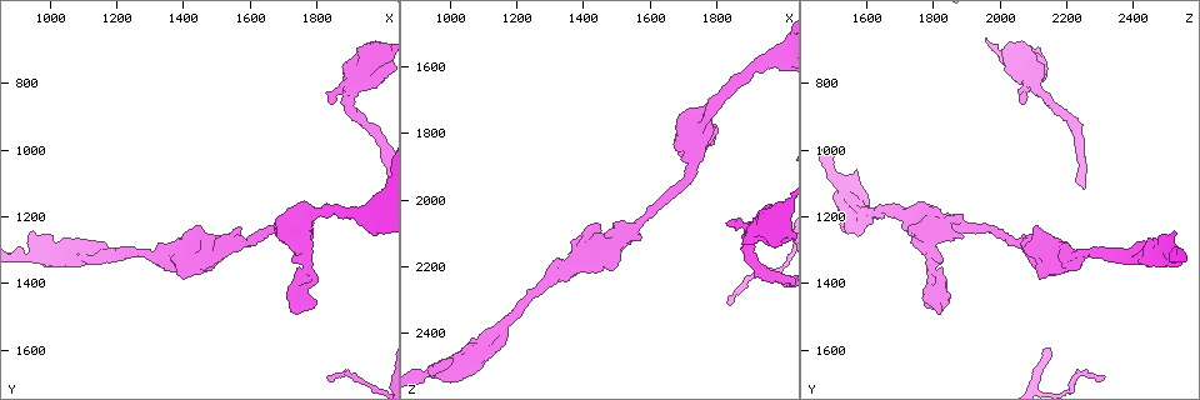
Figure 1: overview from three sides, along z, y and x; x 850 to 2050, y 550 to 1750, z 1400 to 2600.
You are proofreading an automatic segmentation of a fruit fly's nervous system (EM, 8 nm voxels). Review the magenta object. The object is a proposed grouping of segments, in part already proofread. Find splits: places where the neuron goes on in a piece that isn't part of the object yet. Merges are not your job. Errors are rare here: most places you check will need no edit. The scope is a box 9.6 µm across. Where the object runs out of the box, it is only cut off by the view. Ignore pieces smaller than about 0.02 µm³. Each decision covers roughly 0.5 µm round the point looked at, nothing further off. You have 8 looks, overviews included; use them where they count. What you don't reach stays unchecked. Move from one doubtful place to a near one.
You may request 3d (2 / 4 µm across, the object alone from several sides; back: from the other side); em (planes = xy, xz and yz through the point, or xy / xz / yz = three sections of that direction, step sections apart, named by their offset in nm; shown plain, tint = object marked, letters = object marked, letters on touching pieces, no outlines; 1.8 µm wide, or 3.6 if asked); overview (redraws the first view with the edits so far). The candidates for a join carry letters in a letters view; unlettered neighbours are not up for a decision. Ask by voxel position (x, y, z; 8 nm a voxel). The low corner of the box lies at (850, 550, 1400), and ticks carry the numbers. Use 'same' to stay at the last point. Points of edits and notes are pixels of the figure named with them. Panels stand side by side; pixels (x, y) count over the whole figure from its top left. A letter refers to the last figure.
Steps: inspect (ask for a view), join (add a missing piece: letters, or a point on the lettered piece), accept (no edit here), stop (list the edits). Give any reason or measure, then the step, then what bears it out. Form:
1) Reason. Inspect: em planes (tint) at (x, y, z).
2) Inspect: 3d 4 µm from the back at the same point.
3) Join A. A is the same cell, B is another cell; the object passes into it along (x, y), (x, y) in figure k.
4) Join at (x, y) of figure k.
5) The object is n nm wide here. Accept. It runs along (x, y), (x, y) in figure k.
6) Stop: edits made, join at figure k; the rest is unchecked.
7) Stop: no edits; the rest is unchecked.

Sharp bend. Inspect: em planes (tint) at (1750, 1380, 1810).

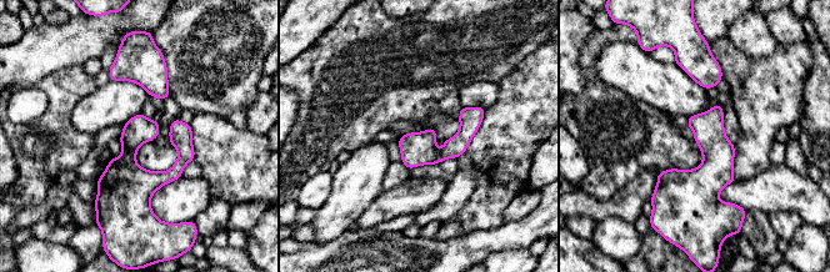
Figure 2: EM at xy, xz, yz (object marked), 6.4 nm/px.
Inspect: em planes (letters) at the same point.

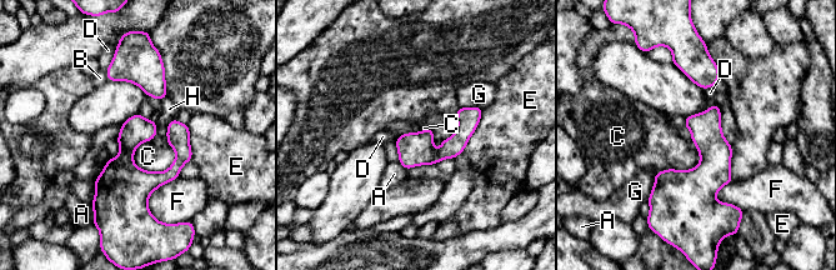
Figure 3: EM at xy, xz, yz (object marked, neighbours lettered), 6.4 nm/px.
The object is 180 nm wide here. Accept. A, B, C, D, E, F, G and H are other cells; a border runs along (175, 150), (160, 171), (133, 161) in figure 3; none of them fits.

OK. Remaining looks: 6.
Thick turns thin. Inspect: 3d 2 µm at (1140, 1320, 2410).

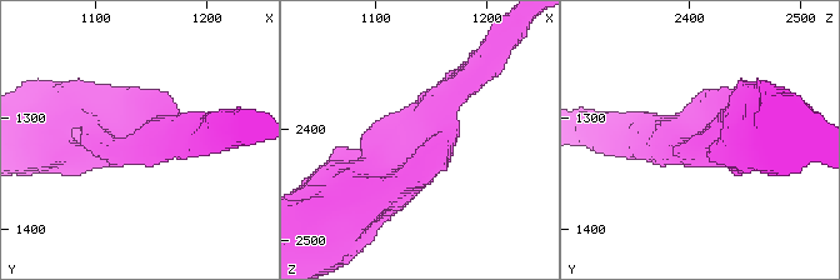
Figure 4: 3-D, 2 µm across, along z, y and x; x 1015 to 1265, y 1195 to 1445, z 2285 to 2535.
Shape alone is not enough. Inspect: em planes (letters) at (1142, 1322, 2406).

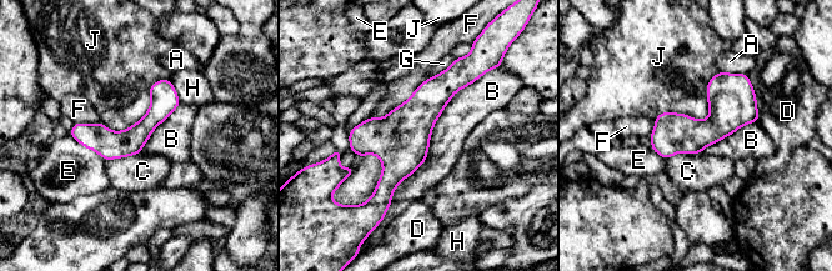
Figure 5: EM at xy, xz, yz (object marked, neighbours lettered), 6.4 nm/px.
Accept. A, B, C, D, E, F, G, H and J are other cells; a border runs along (718, 73), (706, 118), (655, 119) in figure 5; none of them fits.

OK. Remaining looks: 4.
Calibre changes. Inspect: em 3.6 µm planes (letters) at (1980, 720, 2050).

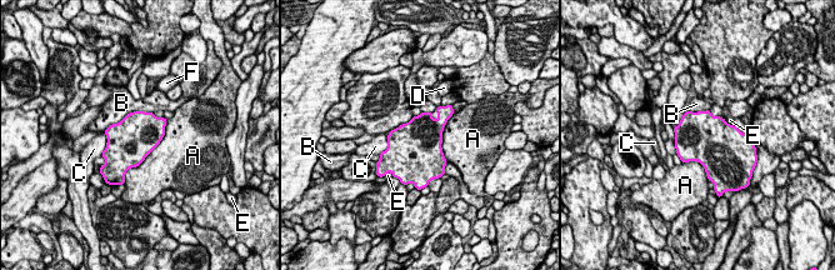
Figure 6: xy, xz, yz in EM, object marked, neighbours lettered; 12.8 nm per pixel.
Accept. A, B, C, D, E and F are other cells; a border runs along (168, 120), (160, 143), (124, 179) in figure 6; none of them fits.

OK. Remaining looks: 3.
Stop: no edits; the rest is unchecked.

